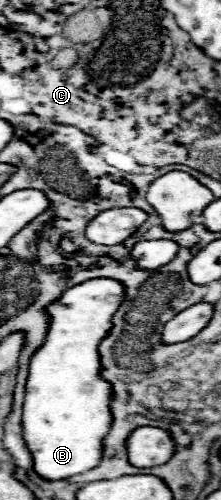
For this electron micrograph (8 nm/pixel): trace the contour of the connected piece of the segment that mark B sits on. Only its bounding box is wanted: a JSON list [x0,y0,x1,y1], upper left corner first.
[23,279,125,481]

